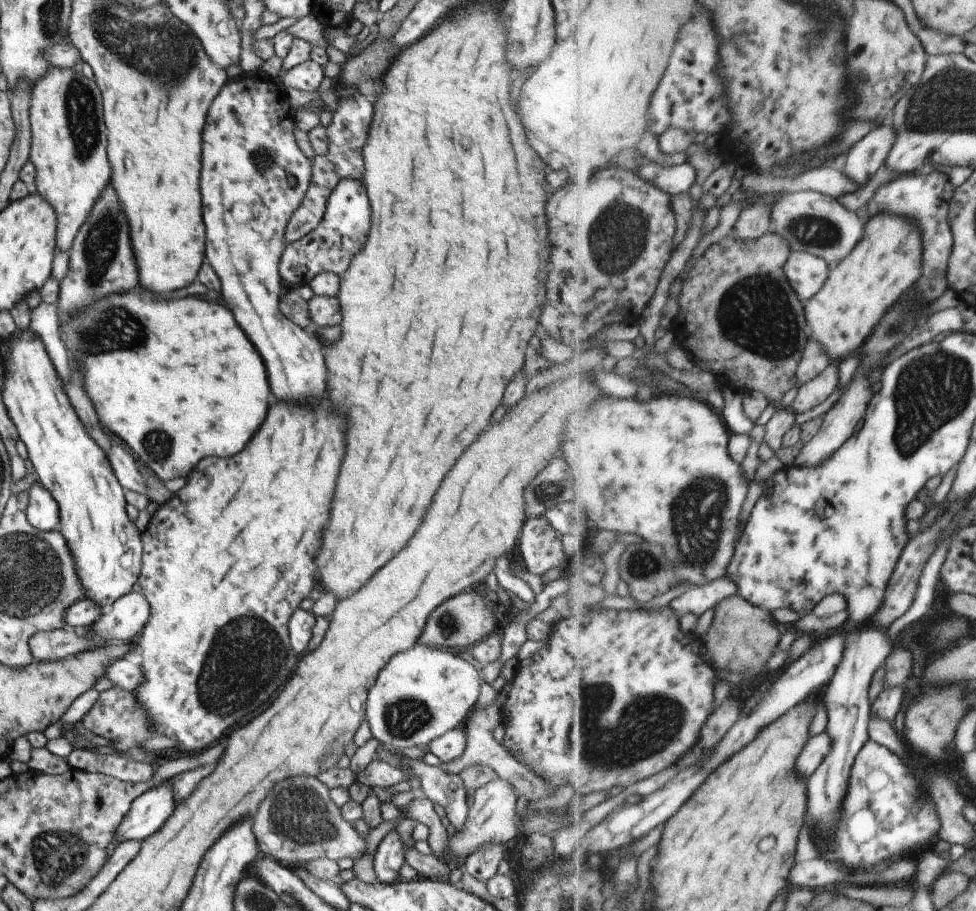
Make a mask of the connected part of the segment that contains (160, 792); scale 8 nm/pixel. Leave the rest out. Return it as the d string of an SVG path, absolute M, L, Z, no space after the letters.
M169 779L136 796L114 832L118 843L125 840L141 842L154 830L161 828L176 805L173 796Z

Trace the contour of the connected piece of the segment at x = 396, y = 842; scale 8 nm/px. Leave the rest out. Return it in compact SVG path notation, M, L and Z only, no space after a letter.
M395 830L389 831L380 840L372 854L372 867L377 881L391 884L400 880L398 870L404 862L405 851L406 847Z

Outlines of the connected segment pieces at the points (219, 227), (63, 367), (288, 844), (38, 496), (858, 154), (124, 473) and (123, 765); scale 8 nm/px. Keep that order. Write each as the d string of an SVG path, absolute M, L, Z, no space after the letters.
M263 72L253 74L242 73L235 81L227 80L225 84L217 91L215 98L212 100L205 122L202 128L201 137L201 180L199 180L199 190L201 190L201 212L203 212L203 226L205 226L205 258L211 264L211 268L215 270L219 284L221 284L221 298L225 302L225 306L231 310L235 322L239 324L239 328L245 332L245 336L251 340L251 344L257 348L263 364L265 364L265 372L267 372L267 380L269 380L269 388L273 392L273 396L277 400L289 400L289 402L313 402L315 398L321 398L325 394L325 366L323 366L323 358L319 354L319 342L305 334L301 328L287 320L281 312L279 312L278 300L284 291L284 285L278 273L278 260L283 252L284 246L284 228L291 218L293 212L300 205L301 199L308 189L311 171L312 159L305 156L302 150L297 146L294 137L294 111L289 105L287 95L278 95L275 91L270 92L271 84L266 82L268 76Z
M41 301L30 310L28 329L31 329L43 342L47 356L61 381L69 381L70 364L58 327L57 306L54 303Z
M293 777L281 780L266 797L258 804L255 814L251 817L250 827L254 834L258 851L275 858L285 867L295 868L305 866L307 861L325 857L332 861L339 858L351 858L353 862L360 859L366 851L366 842L355 830L353 822L344 820L337 807L329 797L328 789L315 777Z
M35 481L27 489L28 504L24 513L26 521L37 531L50 531L58 528L59 513L56 500L45 487Z
M879 126L873 132L869 132L847 154L845 170L849 178L853 178L859 184L867 184L869 178L885 164L895 140L897 134L893 126Z
M112 443L110 452L107 453L109 464L113 469L117 482L126 493L139 494L145 496L147 492L146 482L137 471L135 463L130 454L125 452L119 443Z
M73 749L63 760L69 769L101 773L125 782L148 781L153 774L153 765L132 761L115 753L96 754L86 749Z

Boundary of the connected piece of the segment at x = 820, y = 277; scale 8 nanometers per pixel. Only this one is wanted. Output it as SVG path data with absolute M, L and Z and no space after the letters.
M793 251L784 271L804 304L821 292L830 275L831 265L813 253Z

